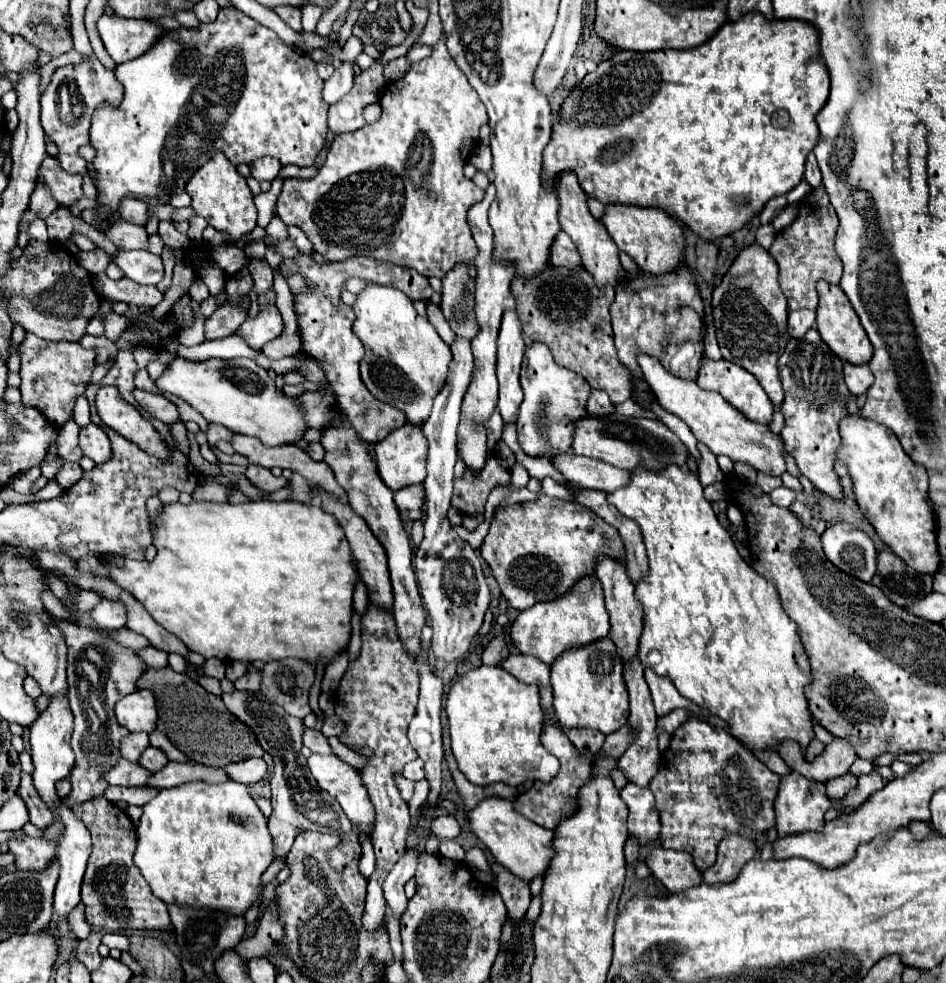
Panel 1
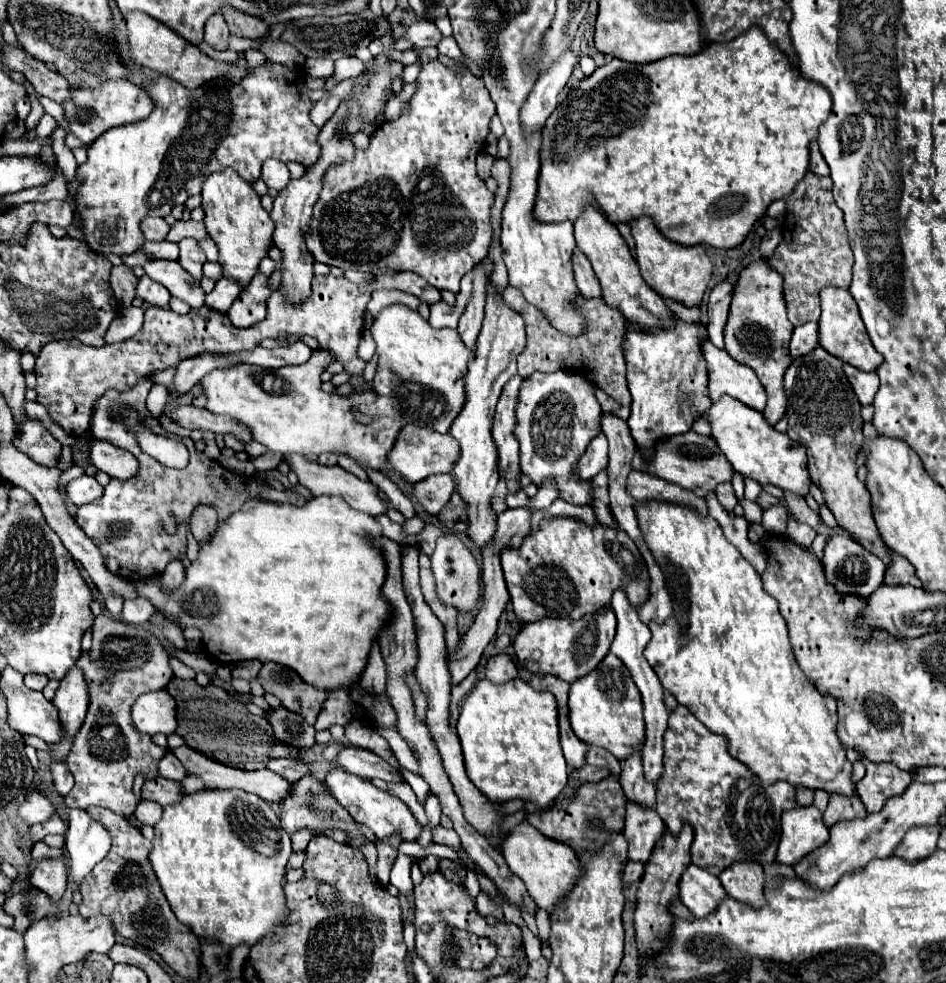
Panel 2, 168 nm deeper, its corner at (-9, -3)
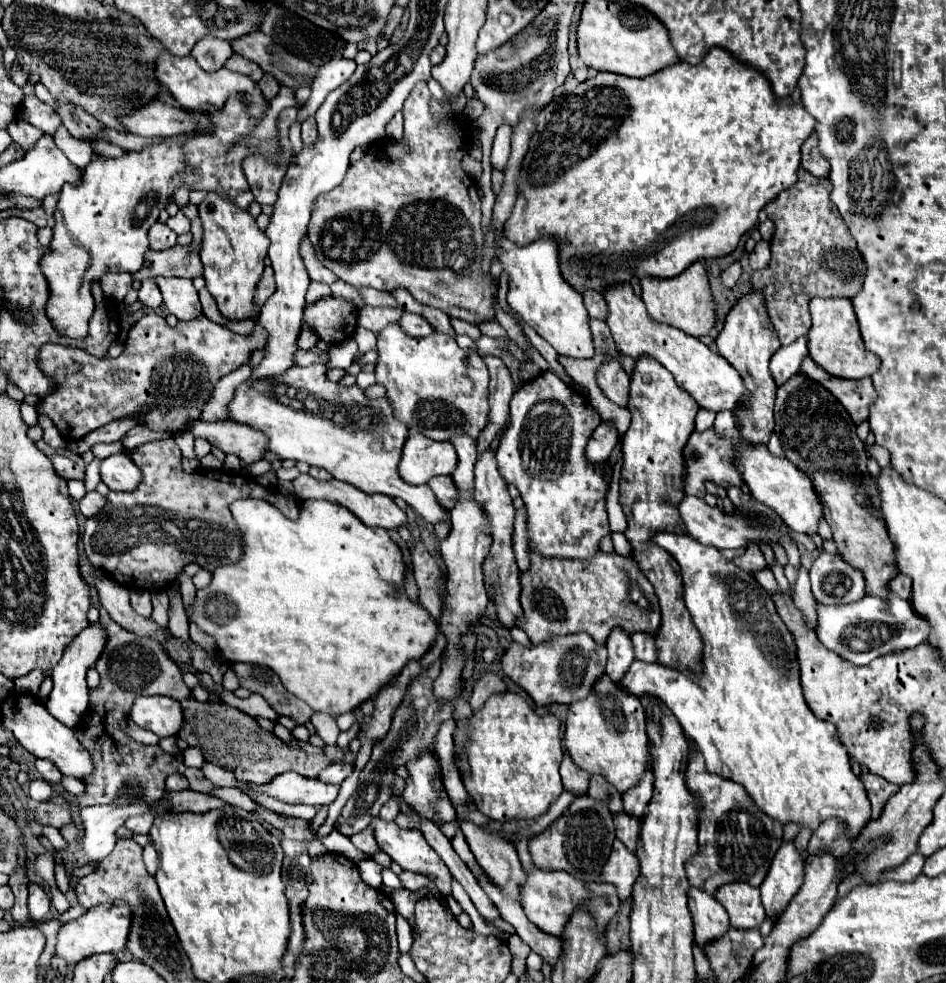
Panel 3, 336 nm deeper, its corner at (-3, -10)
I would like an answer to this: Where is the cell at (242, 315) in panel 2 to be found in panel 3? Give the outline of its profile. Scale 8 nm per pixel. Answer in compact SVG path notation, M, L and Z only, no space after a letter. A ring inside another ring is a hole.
M266 266L264 268L264 276L262 276L260 284L258 284L258 292L256 292L258 308L264 306L264 302L274 294L274 290L276 290L276 286L274 286L274 272L272 272L270 266Z

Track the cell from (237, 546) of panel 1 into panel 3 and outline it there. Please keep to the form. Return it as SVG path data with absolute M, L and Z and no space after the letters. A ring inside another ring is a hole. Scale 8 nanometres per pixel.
M246 498L246 500L238 500L232 504L232 516L234 516L236 524L240 526L240 532L246 542L244 556L242 556L242 560L238 560L230 566L220 566L212 574L210 586L204 590L198 590L198 596L194 602L194 612L192 612L192 622L196 622L204 632L208 632L216 638L218 650L222 656L228 658L228 662L254 662L254 664L272 668L288 692L302 698L314 712L326 712L336 718L344 712L356 710L362 702L376 696L386 686L386 682L390 682L390 678L396 678L402 672L402 668L410 660L420 660L428 652L428 648L432 648L432 644L436 640L436 632L438 632L436 620L428 614L428 610L422 608L422 604L418 600L410 600L406 596L406 592L404 592L406 562L402 556L400 544L390 536L388 530L368 528L350 510L346 510L340 504L326 502L326 500L304 500L300 518L288 520L272 504L268 504L264 500Z

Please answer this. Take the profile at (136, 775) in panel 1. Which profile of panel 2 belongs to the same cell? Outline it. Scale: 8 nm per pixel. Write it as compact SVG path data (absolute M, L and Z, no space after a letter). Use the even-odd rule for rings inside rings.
M154 777L144 781L142 799L150 799L160 805L170 805L170 803L178 803L180 797L182 797L182 787L176 781L164 777Z

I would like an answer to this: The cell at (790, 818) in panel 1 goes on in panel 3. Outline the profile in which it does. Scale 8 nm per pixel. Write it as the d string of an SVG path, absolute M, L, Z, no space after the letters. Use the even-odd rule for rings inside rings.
M784 842L772 860L766 880L760 884L766 916L778 920L792 896L800 890L804 878L804 860L792 842Z

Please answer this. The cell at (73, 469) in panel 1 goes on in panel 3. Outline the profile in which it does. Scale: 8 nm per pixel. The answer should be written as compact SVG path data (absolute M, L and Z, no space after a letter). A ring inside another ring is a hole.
M86 492L86 496L80 500L80 512L86 518L92 518L94 514L98 514L102 510L104 504L106 504L104 496L100 496L98 492Z

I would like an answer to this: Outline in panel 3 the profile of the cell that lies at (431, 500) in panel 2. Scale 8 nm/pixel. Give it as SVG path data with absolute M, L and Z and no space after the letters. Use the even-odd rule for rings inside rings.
M436 476L428 482L428 486L432 488L432 492L436 494L438 502L446 508L452 510L452 506L456 506L458 502L458 488L452 480L452 476Z

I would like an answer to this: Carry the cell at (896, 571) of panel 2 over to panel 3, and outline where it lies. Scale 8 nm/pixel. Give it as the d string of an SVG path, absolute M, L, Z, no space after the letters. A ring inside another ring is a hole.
M898 574L892 582L890 582L890 590L894 594L898 594L902 600L908 600L910 598L910 592L912 592L912 580L906 576L906 574Z

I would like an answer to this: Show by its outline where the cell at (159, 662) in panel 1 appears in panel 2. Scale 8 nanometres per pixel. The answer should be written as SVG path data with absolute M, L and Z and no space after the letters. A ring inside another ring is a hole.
M170 657L170 667L172 667L174 675L176 675L176 677L180 677L180 679L194 679L194 675L196 675L190 667L182 665L182 663L180 663L178 659L174 659L174 657Z

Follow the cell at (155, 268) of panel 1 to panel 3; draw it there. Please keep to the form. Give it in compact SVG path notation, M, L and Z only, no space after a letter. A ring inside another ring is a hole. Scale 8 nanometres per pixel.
M156 278L164 304L178 320L192 320L202 314L198 292L188 278Z

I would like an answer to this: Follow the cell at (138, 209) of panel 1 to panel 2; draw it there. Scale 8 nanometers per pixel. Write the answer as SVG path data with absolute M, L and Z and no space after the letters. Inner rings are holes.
M144 217L142 219L142 233L148 241L162 241L170 231L168 223L162 217Z

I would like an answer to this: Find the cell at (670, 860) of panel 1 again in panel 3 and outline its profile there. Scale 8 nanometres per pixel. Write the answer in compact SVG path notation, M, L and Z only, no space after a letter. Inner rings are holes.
M690 888L688 892L688 908L694 922L694 940L698 948L706 946L706 942L714 942L730 928L726 910L718 904L718 900L704 890Z

